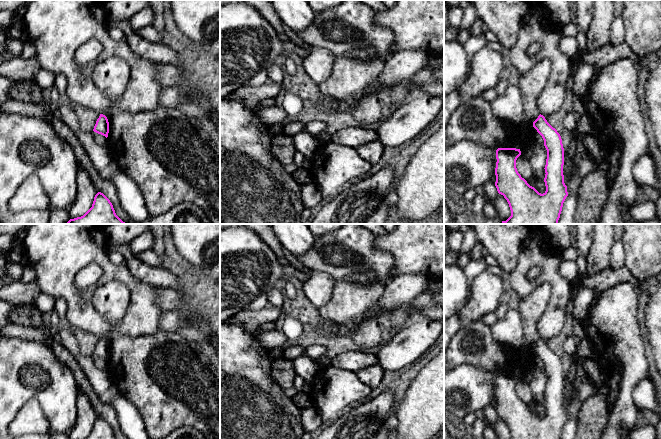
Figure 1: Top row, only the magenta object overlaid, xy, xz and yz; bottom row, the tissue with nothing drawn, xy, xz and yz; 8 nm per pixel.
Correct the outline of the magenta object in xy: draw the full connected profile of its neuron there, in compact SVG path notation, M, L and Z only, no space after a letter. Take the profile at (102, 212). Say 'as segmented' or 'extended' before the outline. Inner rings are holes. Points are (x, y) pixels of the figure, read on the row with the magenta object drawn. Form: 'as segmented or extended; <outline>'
as segmented; M98 192L92 207L81 217L70 219L66 224L126 224L115 213L110 200Z

